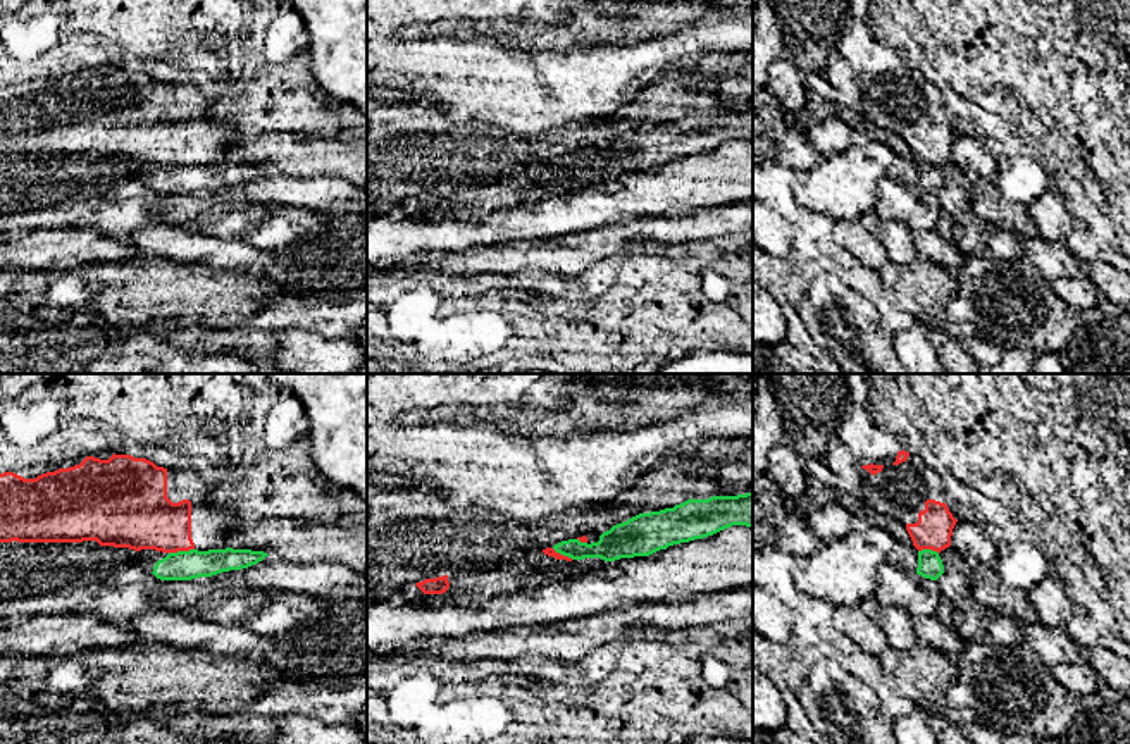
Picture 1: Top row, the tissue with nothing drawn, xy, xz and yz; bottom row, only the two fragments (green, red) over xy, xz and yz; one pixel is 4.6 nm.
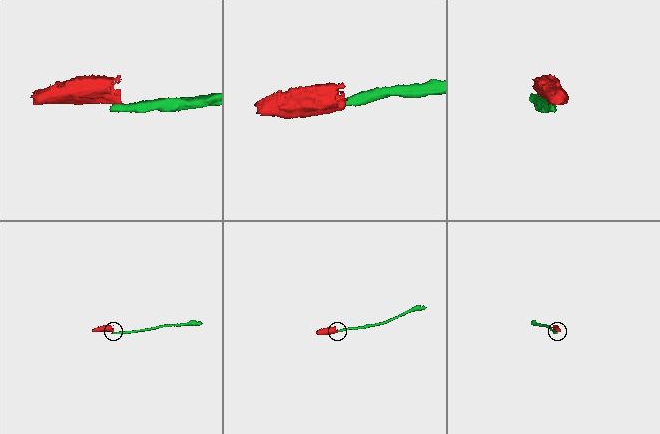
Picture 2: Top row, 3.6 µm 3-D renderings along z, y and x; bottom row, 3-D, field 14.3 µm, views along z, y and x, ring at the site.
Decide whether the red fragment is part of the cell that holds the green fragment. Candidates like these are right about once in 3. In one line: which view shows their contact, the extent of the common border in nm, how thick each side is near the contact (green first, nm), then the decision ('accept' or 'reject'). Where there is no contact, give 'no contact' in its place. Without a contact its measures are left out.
meets green in xy; contact 120 nm long; 140 nm thick on the green side, 300 nm on the other; reject

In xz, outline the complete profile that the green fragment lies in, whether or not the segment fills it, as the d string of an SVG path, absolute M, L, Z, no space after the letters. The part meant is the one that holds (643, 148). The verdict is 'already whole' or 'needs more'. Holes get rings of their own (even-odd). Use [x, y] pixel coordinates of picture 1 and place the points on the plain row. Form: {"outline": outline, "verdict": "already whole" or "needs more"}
{"outline": "M753 107L737 110L711 110L708 114L687 114L674 122L660 126L639 127L627 136L613 140L610 145L599 150L598 157L581 157L579 153L562 155L553 164L563 169L563 174L544 169L543 165L532 165L518 172L506 174L503 177L489 179L481 184L456 186L448 189L450 202L443 208L424 208L417 200L407 200L398 214L408 219L470 219L482 212L494 212L498 208L517 207L537 202L549 193L570 193L586 186L601 183L606 176L620 172L649 170L668 160L689 157L713 150L732 140L753 141Z", "verdict": "needs more"}

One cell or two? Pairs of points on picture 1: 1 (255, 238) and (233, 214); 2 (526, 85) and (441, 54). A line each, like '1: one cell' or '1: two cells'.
1: two cells
2: one cell

